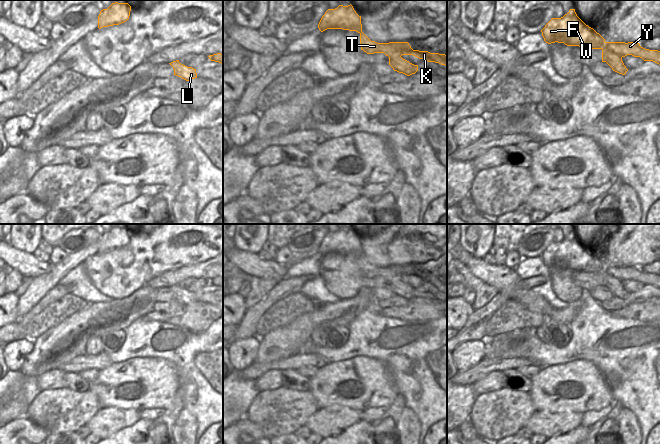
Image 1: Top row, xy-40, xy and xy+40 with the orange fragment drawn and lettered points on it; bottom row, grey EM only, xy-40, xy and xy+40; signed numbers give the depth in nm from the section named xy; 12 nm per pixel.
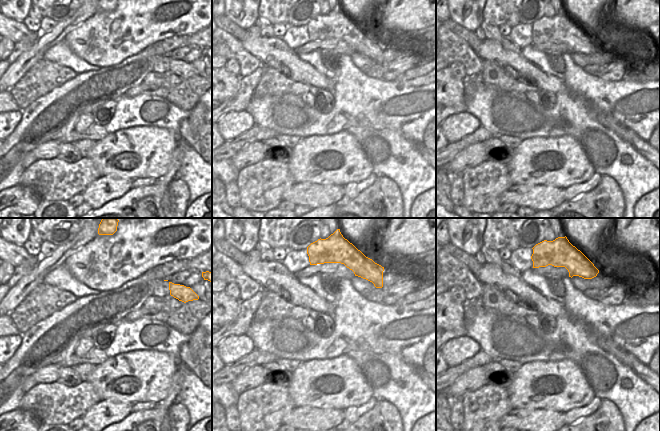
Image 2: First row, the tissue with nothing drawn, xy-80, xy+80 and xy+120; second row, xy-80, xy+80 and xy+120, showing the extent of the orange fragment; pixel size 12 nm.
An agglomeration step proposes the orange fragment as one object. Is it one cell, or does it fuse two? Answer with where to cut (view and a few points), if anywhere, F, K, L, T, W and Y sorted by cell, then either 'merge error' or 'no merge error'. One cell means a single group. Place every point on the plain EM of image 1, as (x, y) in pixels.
xy+40 (604, 266), (604, 269), (609, 274), (621, 281) | F L W / K T Y | merge error

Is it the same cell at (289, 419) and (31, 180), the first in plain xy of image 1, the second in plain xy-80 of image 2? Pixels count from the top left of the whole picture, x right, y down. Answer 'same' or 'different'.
same

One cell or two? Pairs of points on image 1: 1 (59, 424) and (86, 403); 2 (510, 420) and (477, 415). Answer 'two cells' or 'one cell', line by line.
1: one cell
2: one cell

